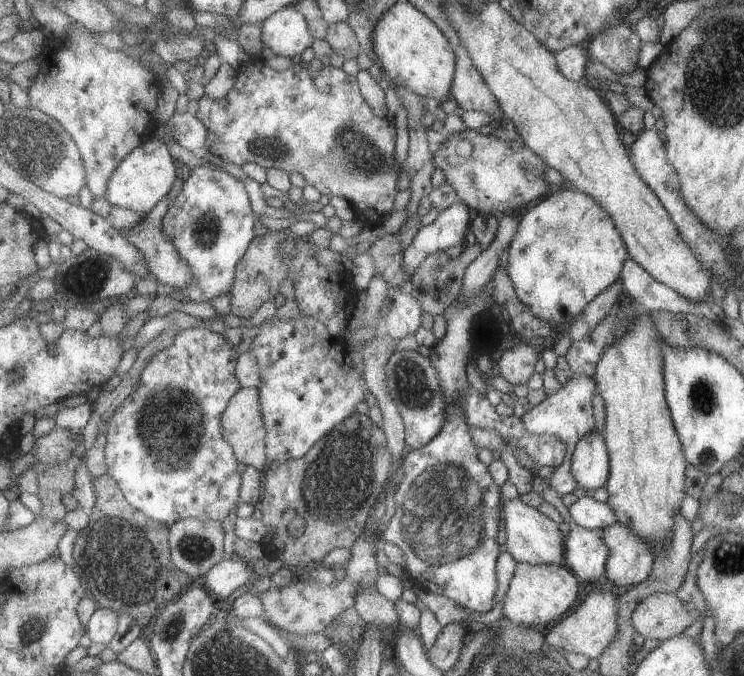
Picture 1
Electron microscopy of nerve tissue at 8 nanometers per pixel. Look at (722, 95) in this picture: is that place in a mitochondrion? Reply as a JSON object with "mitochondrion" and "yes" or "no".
{"mitochondrion":"yes"}

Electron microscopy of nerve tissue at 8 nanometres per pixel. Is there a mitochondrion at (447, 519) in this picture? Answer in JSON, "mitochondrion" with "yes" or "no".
{"mitochondrion":"yes"}

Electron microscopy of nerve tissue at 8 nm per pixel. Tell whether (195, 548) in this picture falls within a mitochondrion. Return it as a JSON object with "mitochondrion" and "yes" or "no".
{"mitochondrion":"yes"}

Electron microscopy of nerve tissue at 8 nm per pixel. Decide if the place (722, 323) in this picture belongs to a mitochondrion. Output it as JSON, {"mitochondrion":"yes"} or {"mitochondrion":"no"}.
{"mitochondrion":"no"}

